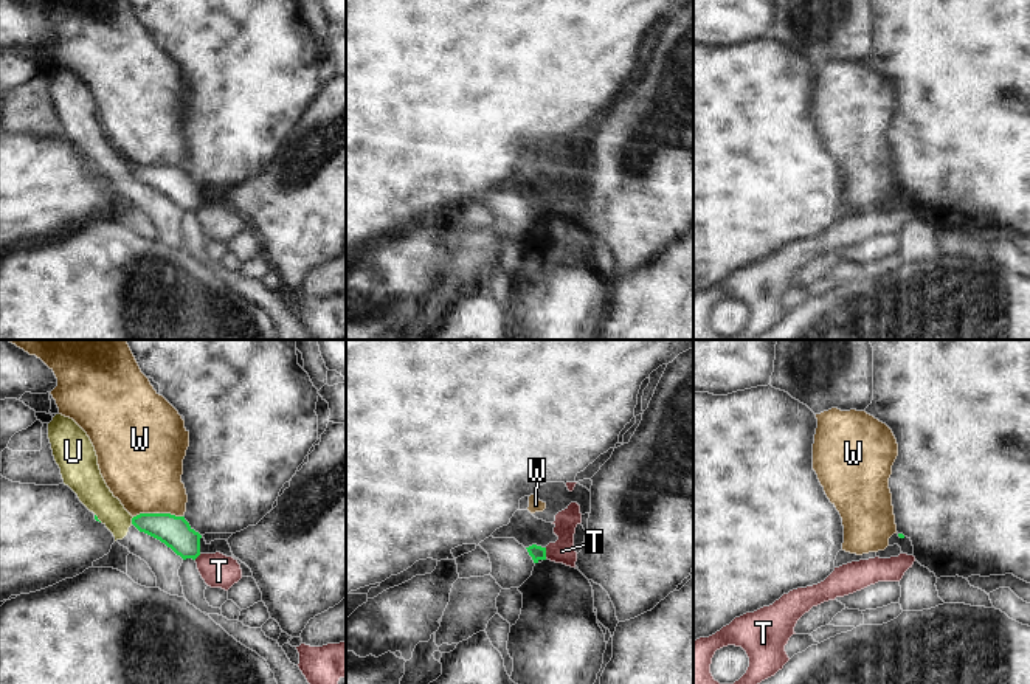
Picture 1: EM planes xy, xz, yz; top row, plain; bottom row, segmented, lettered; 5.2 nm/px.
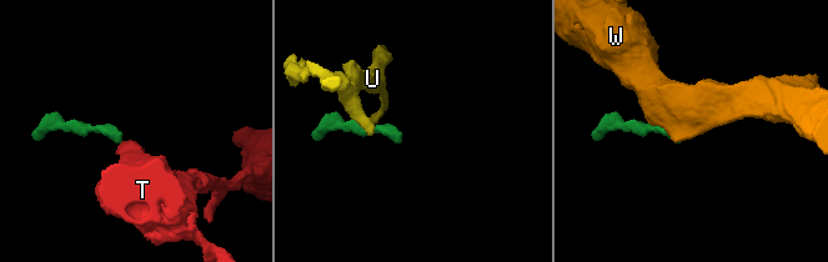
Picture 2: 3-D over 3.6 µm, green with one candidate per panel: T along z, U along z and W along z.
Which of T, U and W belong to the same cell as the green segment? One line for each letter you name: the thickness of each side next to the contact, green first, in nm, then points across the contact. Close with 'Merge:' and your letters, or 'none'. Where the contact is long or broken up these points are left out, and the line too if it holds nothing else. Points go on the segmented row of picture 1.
Merge: none

